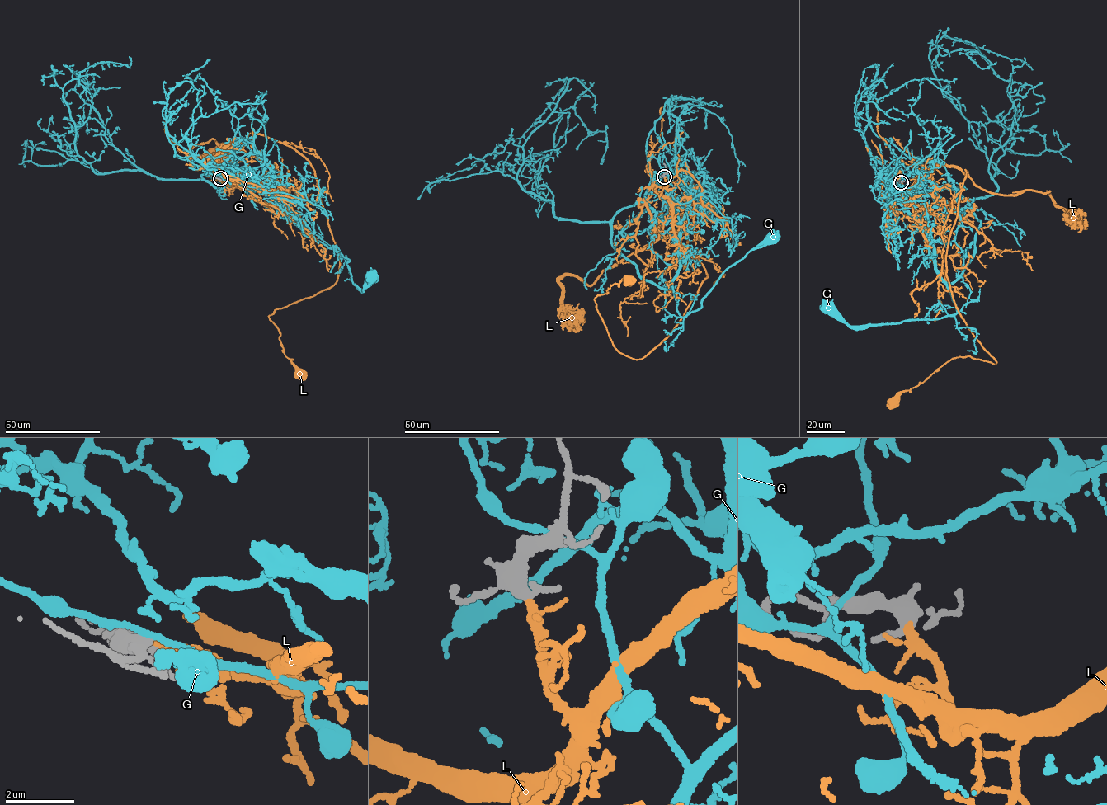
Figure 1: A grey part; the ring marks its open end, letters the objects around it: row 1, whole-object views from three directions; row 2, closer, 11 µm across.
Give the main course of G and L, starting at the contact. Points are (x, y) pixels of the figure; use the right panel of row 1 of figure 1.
G: (897, 181), (897, 196), (925, 231), (957, 313), (853, 327), (828, 310)
L: (901, 182), (907, 187), (939, 164), (968, 172), (947, 276), (963, 319), (996, 362), (952, 359), (892, 402)

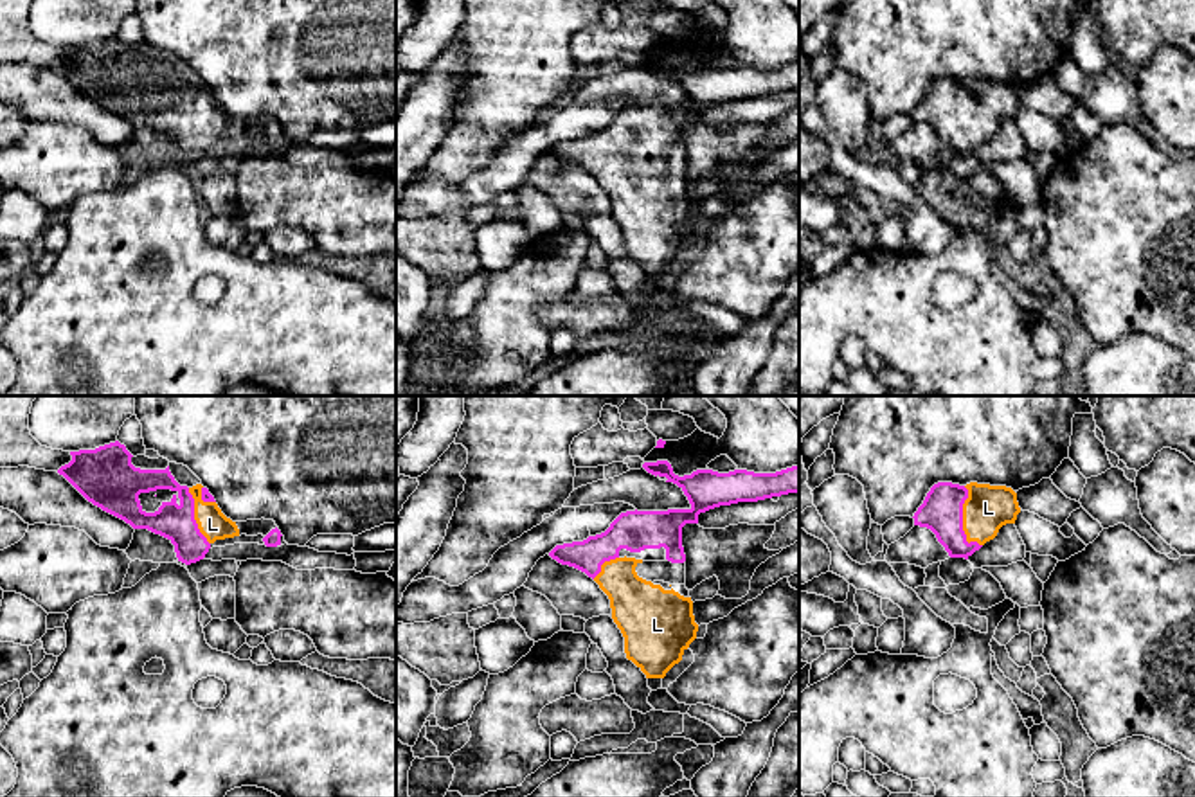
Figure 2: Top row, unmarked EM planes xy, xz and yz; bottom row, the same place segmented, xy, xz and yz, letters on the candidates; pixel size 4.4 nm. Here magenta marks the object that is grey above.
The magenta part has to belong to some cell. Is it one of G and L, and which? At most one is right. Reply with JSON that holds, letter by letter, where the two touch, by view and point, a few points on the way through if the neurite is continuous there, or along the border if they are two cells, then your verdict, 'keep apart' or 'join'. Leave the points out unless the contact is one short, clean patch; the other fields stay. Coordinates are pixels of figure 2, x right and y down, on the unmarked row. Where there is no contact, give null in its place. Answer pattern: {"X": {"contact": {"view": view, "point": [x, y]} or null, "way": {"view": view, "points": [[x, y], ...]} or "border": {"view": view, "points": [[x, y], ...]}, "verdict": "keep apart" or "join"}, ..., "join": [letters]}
{"G": {"contact": null, "verdict": "keep apart"}, "L": {"contact": {"view": "yz", "point": [961, 117]}, "way": {"view": "yz", "points": [[942, 108], [952, 108], [961, 117], [988, 105]]}, "verdict": "join"}, "join": ["L"]}

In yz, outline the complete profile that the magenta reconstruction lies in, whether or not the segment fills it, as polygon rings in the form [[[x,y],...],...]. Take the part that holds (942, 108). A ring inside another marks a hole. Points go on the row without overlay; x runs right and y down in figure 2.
[[[938,79],[914,110],[914,122],[930,126],[950,155],[968,157],[1020,110],[1006,83]]]

